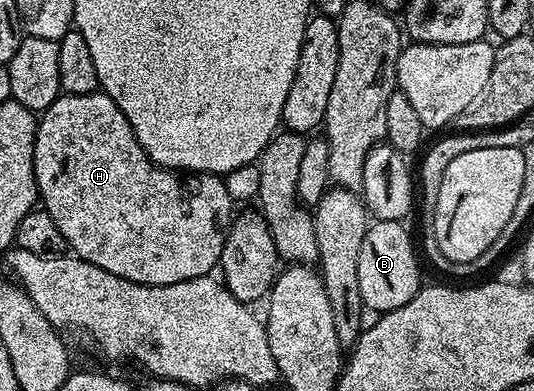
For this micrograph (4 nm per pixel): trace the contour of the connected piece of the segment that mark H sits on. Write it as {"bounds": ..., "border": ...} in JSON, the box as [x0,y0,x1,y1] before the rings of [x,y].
{"bounds":[32,90,234,286],"border":[[[97,90],[90,94],[74,94],[73,96],[61,94],[49,108],[39,113],[32,161],[39,203],[43,211],[48,212],[50,218],[54,218],[54,226],[58,226],[60,237],[64,239],[65,245],[81,260],[90,262],[102,270],[110,270],[110,274],[118,274],[118,278],[154,286],[166,286],[174,282],[186,282],[190,278],[206,276],[219,265],[224,241],[228,235],[228,226],[234,219],[234,201],[230,198],[223,179],[213,176],[210,172],[172,171],[155,164],[138,142],[126,114],[122,114],[122,110],[118,110],[118,106],[114,106],[112,99],[104,92]]]}

